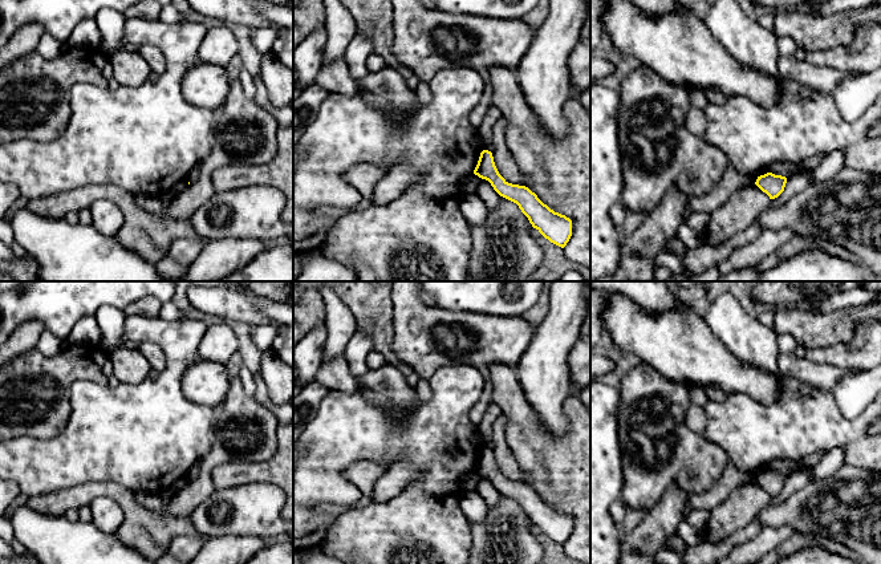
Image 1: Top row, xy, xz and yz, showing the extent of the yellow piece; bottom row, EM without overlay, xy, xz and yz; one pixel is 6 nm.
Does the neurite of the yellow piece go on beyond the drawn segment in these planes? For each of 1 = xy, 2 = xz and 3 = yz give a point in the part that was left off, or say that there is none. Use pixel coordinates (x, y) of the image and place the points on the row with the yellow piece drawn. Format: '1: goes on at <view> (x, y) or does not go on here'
1: does not go on here
2: does not go on here
3: does not go on here

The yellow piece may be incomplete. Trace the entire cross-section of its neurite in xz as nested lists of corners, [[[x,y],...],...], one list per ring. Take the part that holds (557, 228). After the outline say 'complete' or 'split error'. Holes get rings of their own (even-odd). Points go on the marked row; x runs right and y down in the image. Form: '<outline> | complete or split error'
[[[491,151],[480,153],[474,174],[488,180],[500,196],[516,203],[545,239],[561,248],[567,246],[572,236],[572,220],[551,210],[528,187],[508,183],[499,174]]] | complete

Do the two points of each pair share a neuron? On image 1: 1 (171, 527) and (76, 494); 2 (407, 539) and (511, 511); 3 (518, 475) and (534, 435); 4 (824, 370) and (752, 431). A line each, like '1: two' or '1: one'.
1: one
2: two
3: two
4: two

